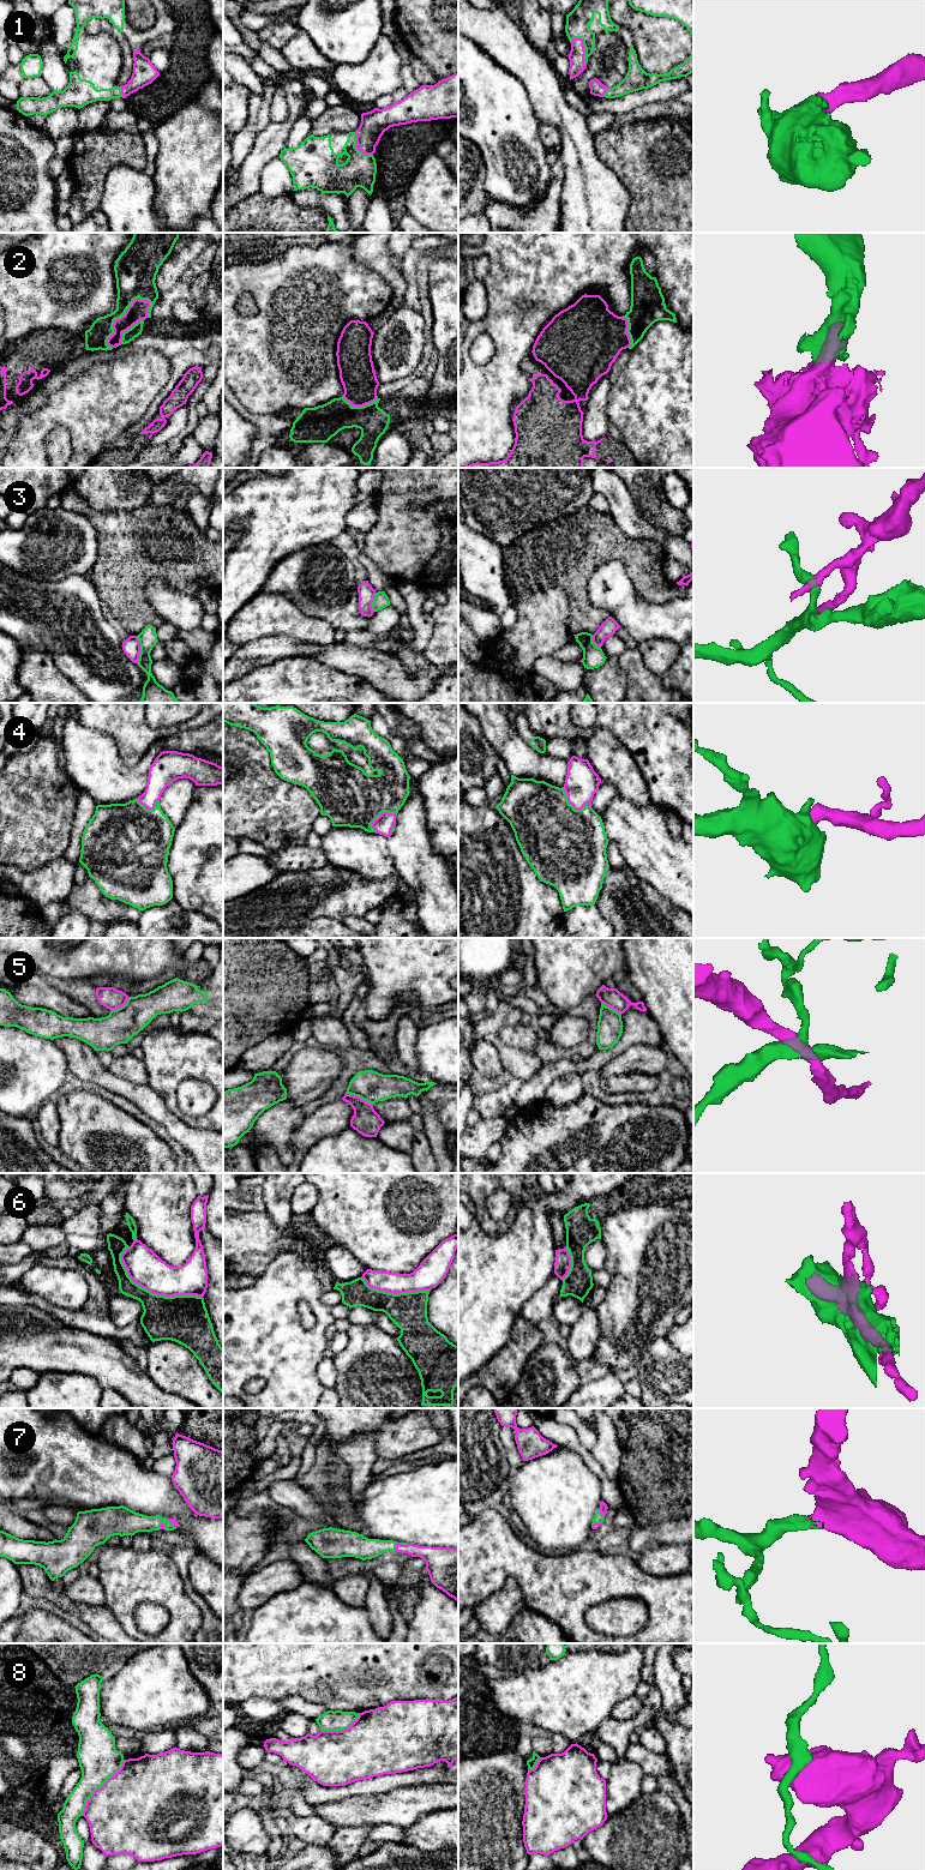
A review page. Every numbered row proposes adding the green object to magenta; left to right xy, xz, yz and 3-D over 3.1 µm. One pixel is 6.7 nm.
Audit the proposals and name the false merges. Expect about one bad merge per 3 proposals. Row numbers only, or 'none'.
3, 5, 6, 8

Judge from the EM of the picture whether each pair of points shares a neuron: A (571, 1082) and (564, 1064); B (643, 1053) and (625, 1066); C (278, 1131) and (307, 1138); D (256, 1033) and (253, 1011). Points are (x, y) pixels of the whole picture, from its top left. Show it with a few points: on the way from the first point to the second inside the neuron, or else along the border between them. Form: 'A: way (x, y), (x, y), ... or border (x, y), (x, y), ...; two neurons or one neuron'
A: border (580, 1074), (571, 1072), (559, 1076), (546, 1092); two neurons
B: way (638, 1058), (634, 1058), (630, 1062); one neuron
C: border (306, 1117), (292, 1136), (292, 1146), (295, 1149); two neurons
D: way (256, 1028), (256, 1016); one neuron

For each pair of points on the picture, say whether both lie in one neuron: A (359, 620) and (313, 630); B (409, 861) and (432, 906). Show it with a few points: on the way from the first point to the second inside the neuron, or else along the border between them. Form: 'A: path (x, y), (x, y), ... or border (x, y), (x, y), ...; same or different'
A: border (306, 614), (322, 618), (336, 629); different
B: path (421, 871), (432, 882), (432, 894); same

